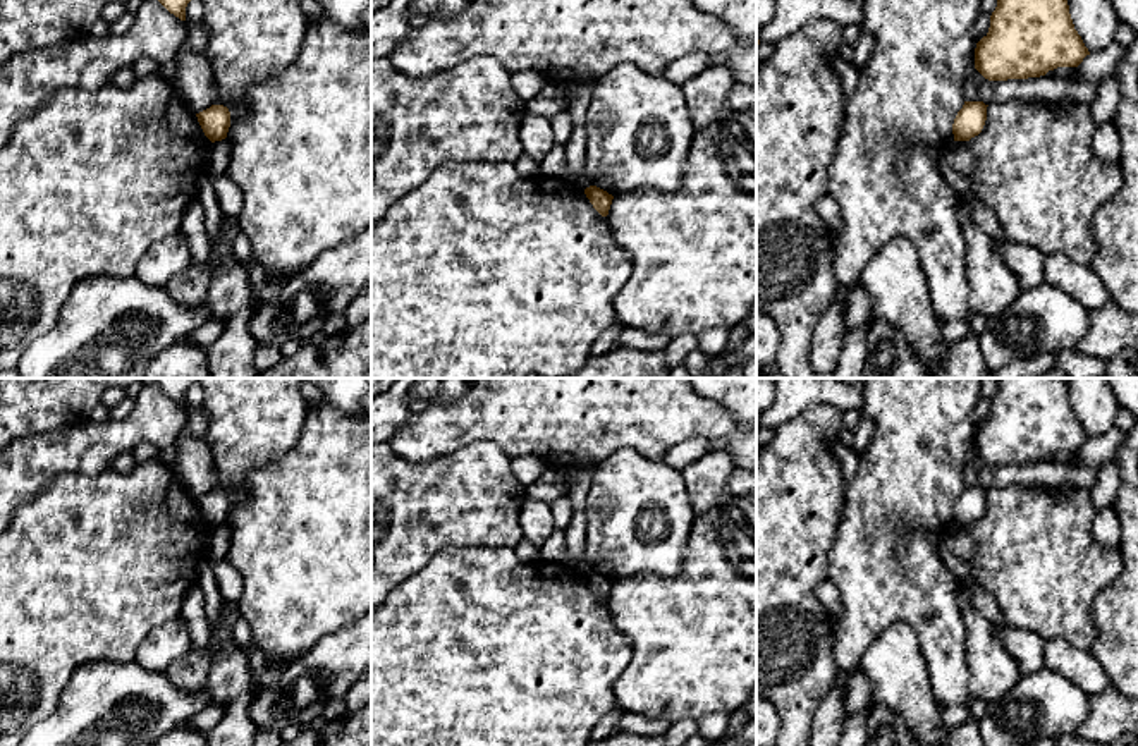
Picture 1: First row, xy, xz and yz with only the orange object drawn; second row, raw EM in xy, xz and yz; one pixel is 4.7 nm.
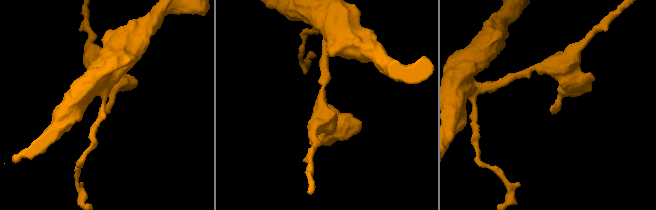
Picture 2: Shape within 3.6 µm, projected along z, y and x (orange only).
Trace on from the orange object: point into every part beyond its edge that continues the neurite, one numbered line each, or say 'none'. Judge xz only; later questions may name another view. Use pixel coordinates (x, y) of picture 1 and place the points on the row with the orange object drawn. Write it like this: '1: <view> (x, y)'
none

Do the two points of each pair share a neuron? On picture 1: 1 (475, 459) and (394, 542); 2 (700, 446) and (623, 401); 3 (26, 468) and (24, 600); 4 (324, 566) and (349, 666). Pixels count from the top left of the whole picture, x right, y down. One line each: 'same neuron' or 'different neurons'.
1: same neuron
2: different neurons
3: different neurons
4: different neurons

